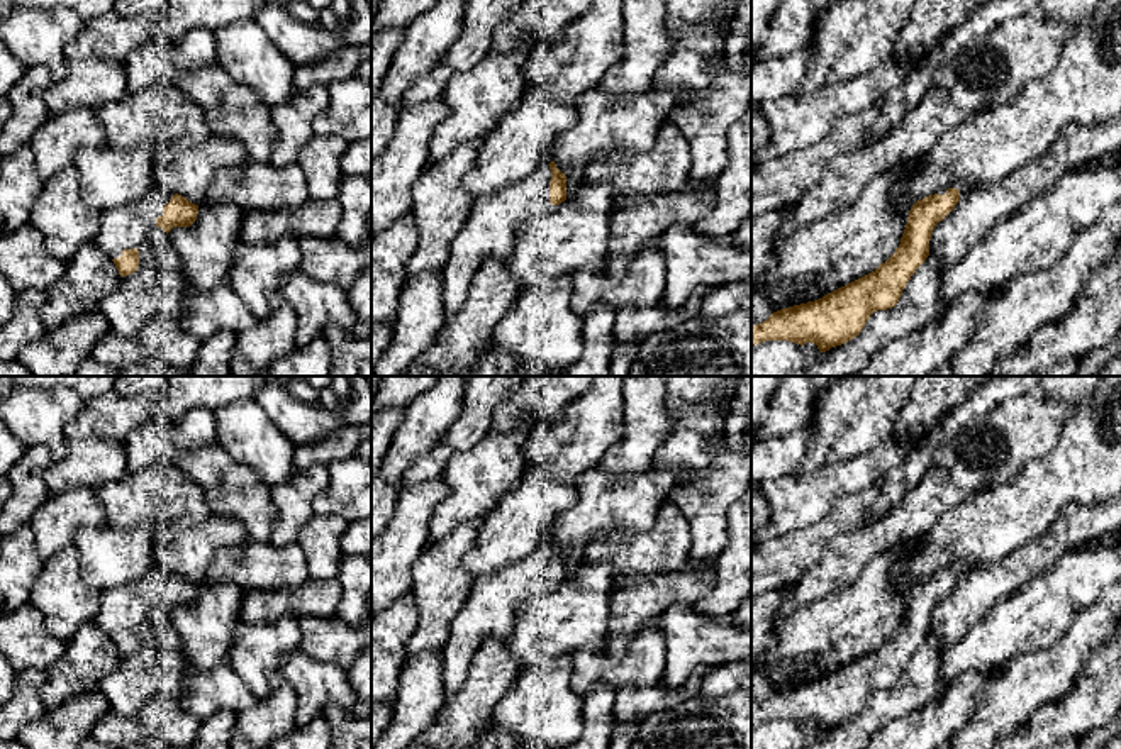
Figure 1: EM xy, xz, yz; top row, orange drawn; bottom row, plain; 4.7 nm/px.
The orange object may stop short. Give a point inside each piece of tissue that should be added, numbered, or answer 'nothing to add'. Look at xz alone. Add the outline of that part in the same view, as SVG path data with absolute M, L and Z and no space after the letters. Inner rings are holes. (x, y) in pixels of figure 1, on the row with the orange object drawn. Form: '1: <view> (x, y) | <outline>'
1: xz (490, 229) | M541 164L531 176L505 185L473 205L443 266L444 324L463 308L480 264L488 258L507 261L517 229L536 215L556 210L556 205L549 203L549 180L549 164Z

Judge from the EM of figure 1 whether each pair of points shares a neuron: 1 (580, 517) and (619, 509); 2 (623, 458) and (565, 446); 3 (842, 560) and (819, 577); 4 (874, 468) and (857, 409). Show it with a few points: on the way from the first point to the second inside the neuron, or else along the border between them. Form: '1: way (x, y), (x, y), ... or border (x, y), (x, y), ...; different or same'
1: way (591, 517), (599, 509), (609, 509); same
2: border (623, 417), (623, 436), (597, 466); different
3: way (836, 565), (825, 577); same
4: border (889, 438), (870, 449), (830, 461); different

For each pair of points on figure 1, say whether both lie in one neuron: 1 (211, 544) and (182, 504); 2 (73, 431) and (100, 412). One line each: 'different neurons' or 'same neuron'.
1: different neurons
2: same neuron

